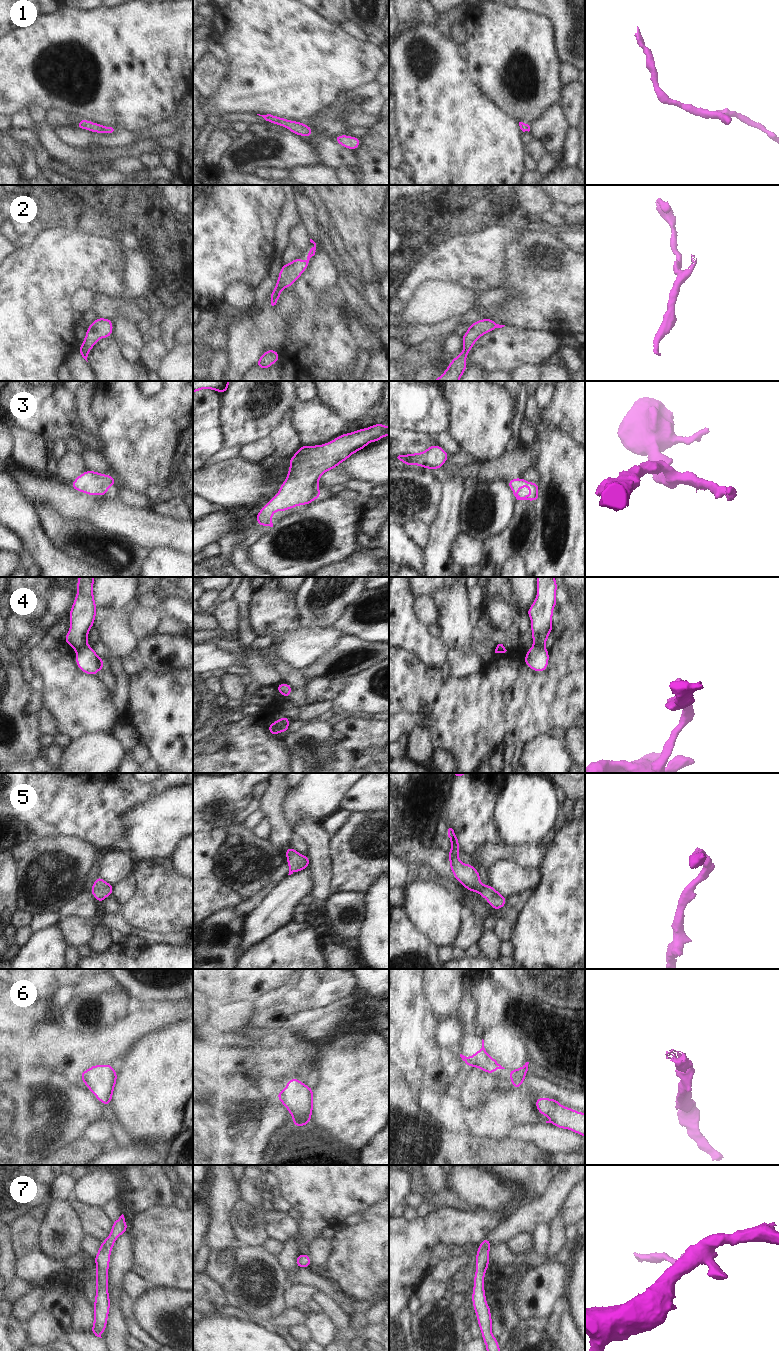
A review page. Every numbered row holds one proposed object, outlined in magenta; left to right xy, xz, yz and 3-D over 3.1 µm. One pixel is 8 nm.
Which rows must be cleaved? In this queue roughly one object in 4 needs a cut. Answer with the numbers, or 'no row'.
4

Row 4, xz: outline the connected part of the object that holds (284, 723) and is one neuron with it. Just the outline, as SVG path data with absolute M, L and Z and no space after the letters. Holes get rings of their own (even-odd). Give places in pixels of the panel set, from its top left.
M283 716L281 719L276 721L279 724L279 733L288 732L288 727L290 726L289 717Z

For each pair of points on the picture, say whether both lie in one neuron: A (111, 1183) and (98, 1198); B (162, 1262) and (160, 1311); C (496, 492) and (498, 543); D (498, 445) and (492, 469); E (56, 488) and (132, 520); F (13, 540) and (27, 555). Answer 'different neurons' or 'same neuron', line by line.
A: same neuron
B: different neurons
C: different neurons
D: different neurons
E: same neuron
F: same neuron

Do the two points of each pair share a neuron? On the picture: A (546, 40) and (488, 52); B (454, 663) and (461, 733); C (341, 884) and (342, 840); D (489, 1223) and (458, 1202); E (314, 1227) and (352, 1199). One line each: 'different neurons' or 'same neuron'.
A: same neuron
B: different neurons
C: same neuron
D: different neurons
E: same neuron

